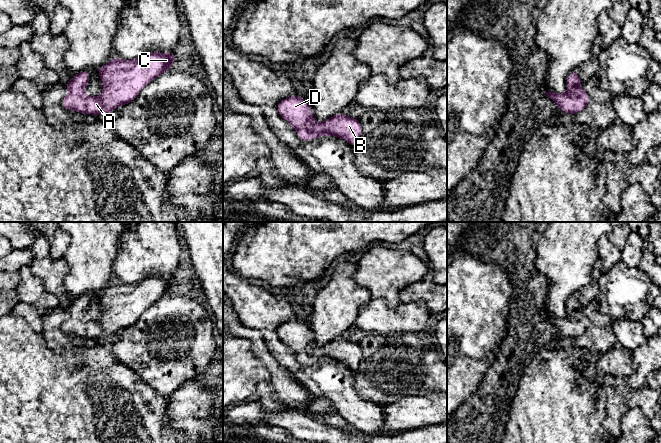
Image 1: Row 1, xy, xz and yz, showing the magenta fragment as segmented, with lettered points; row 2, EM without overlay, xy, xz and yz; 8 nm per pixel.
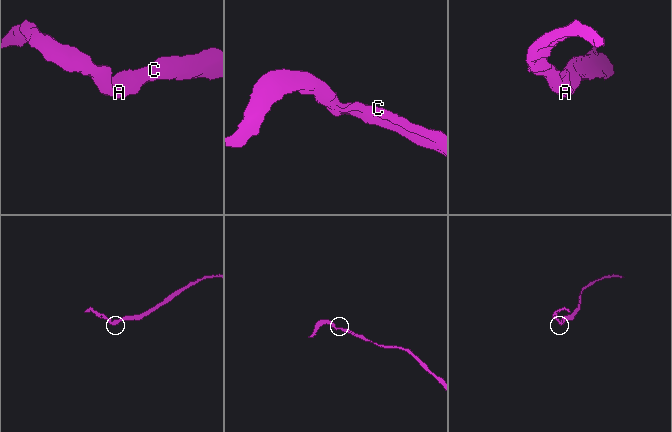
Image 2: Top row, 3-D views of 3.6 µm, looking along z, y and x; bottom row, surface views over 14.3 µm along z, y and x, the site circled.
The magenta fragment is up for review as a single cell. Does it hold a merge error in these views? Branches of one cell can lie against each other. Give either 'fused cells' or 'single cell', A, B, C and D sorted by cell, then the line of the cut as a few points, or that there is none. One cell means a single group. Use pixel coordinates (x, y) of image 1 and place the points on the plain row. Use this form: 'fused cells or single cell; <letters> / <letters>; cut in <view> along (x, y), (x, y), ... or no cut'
single cell; A B C D; no cut

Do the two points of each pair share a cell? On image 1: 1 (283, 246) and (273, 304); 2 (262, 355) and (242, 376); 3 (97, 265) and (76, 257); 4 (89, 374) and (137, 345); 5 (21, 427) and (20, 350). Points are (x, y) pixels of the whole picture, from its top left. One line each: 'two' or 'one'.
1: two
2: two
3: one
4: two
5: one

